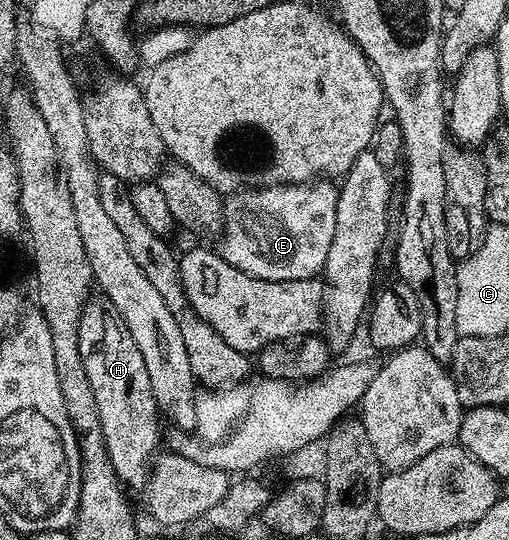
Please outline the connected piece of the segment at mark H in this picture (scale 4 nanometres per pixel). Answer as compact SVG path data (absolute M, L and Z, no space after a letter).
M91 296L82 309L80 359L84 359L84 372L88 374L88 383L92 383L92 395L96 395L96 411L100 411L100 431L104 431L108 459L112 459L112 467L123 486L131 485L135 491L141 490L159 452L160 410L152 395L152 382L144 368L140 347L132 343L132 335L128 335L120 311L112 307L107 297Z

